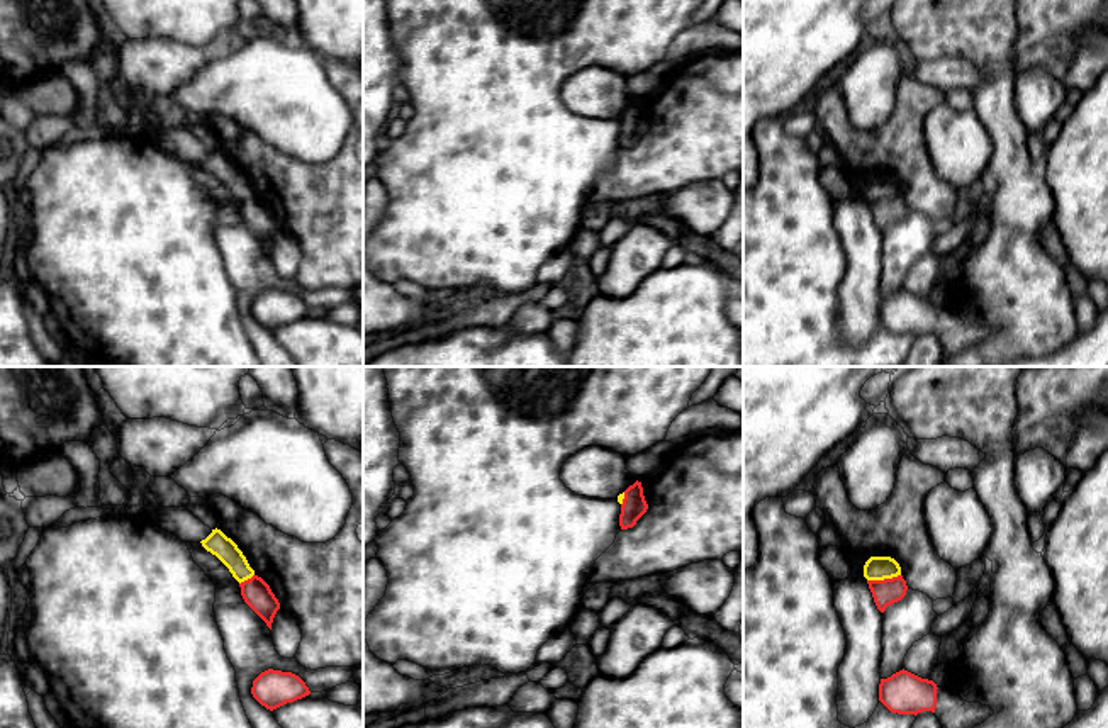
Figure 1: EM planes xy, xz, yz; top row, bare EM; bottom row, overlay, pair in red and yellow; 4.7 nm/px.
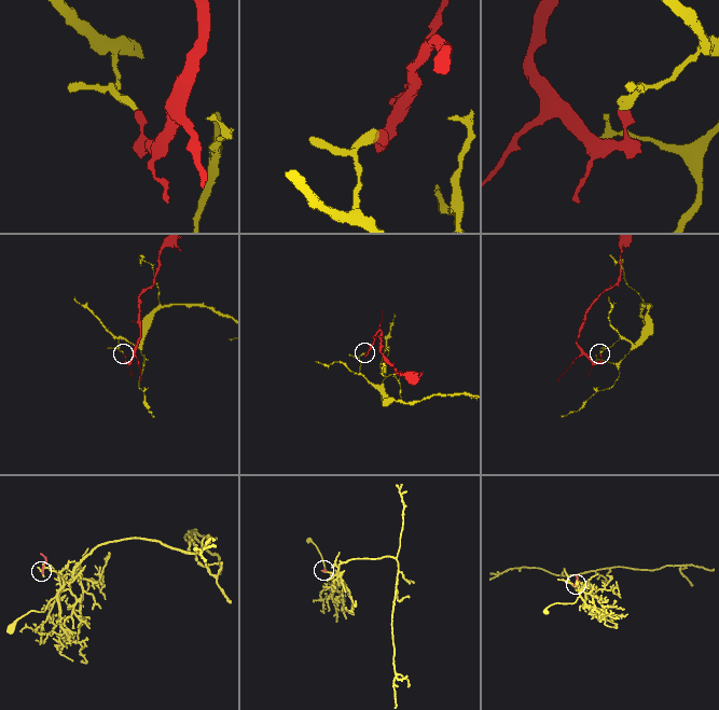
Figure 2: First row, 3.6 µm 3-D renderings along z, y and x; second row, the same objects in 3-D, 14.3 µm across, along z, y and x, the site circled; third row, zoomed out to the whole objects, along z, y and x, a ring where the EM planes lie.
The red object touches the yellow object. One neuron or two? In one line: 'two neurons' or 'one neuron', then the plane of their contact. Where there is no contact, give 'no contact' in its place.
two neurons | yz

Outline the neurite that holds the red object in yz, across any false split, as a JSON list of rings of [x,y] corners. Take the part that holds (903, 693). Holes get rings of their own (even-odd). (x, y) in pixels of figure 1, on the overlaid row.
[[[899,670],[881,679],[879,701],[898,714],[918,714],[932,711],[942,728],[974,728],[984,723],[994,711],[981,703],[967,703],[947,687],[921,679],[908,670]]]

